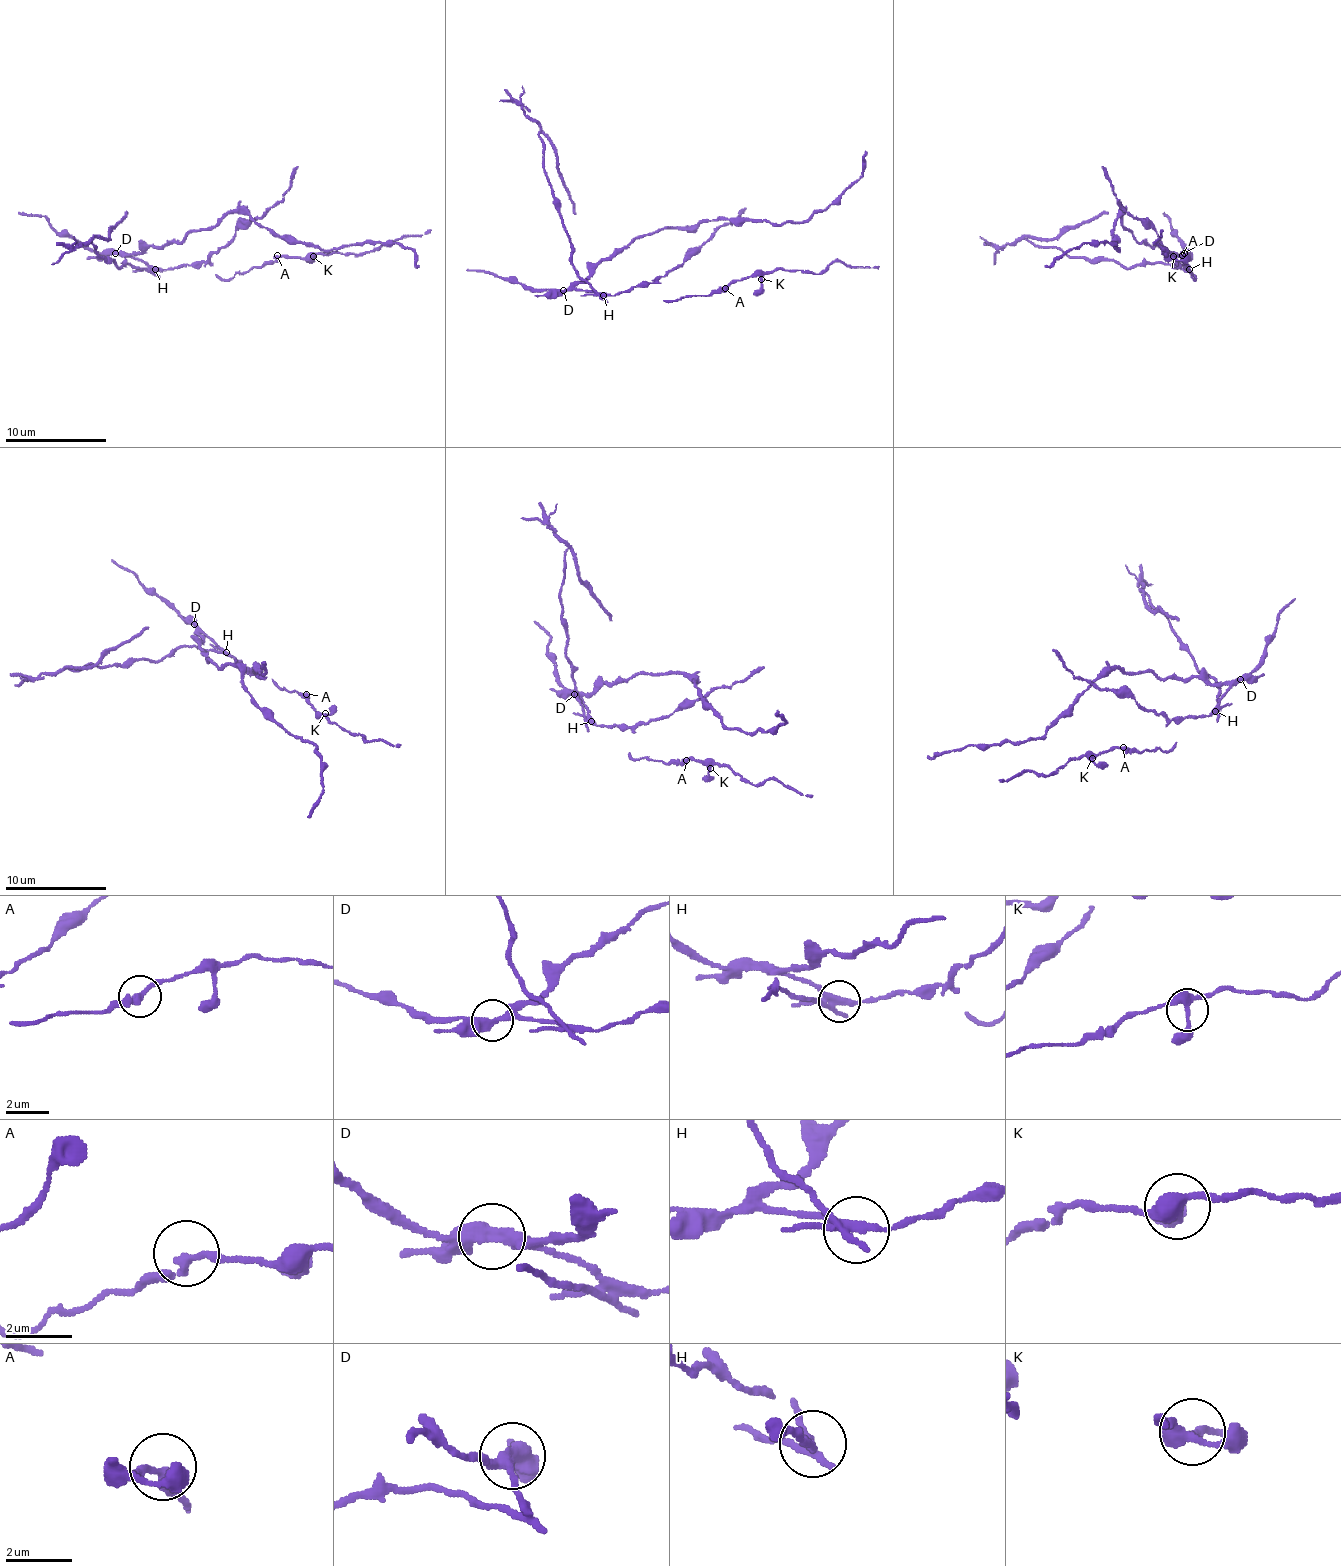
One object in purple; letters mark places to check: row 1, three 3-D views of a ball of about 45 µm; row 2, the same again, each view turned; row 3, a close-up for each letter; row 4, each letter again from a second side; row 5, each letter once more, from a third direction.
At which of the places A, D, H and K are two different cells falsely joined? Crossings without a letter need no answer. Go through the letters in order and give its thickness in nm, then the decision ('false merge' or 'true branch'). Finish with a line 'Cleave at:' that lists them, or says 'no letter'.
A: 240 nm | true branch
D: 420 nm | false merge
H: 240 nm | false merge
K: 320 nm | true branch
Cleave at: D, H

